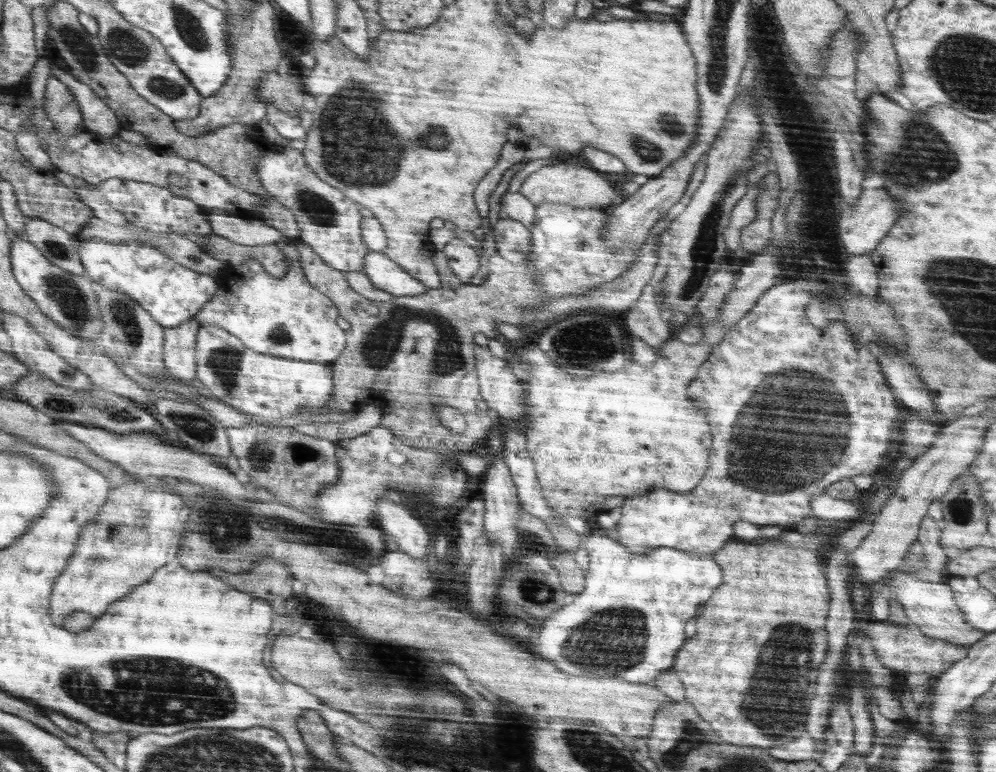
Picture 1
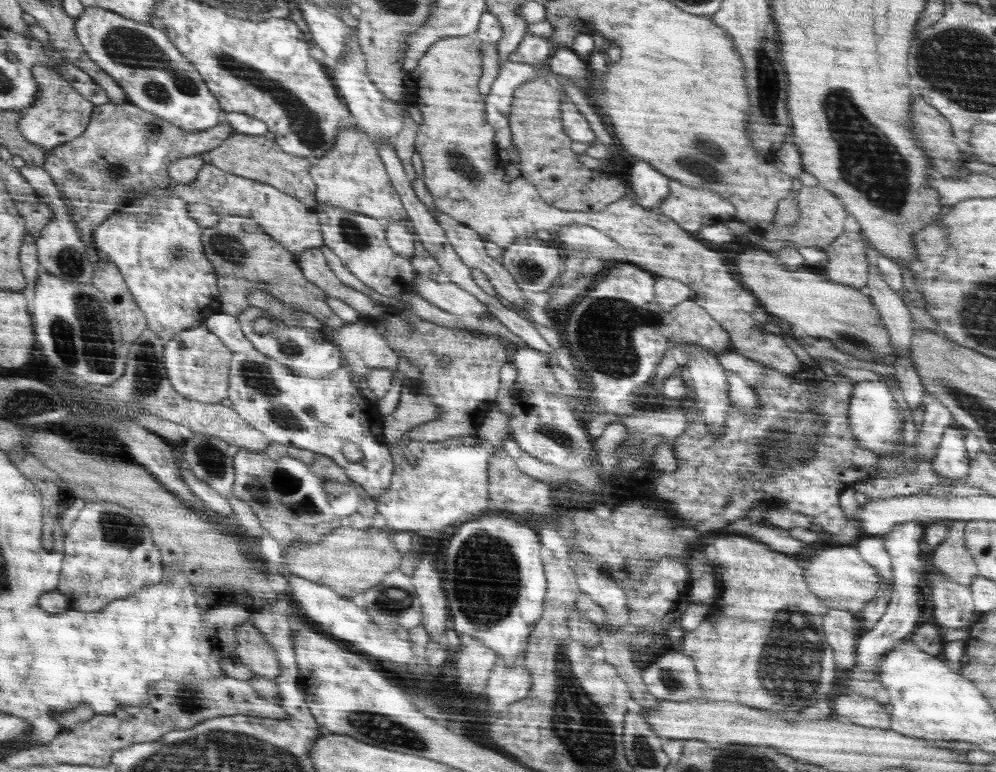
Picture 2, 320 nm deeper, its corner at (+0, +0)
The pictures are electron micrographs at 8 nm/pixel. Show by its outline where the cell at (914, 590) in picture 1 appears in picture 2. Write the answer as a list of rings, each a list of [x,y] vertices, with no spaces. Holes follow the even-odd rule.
[[[852,546],[826,548],[820,550],[816,556],[812,556],[808,560],[808,582],[812,582],[812,590],[816,590],[816,594],[830,598],[836,608],[850,611],[857,617],[870,599],[881,597],[884,593],[890,600],[893,593],[893,581],[879,576],[877,570]]]

